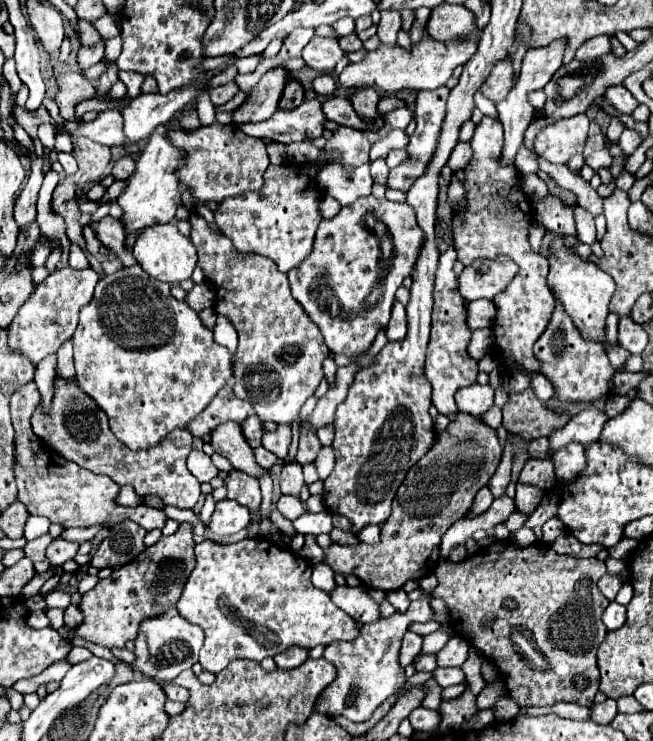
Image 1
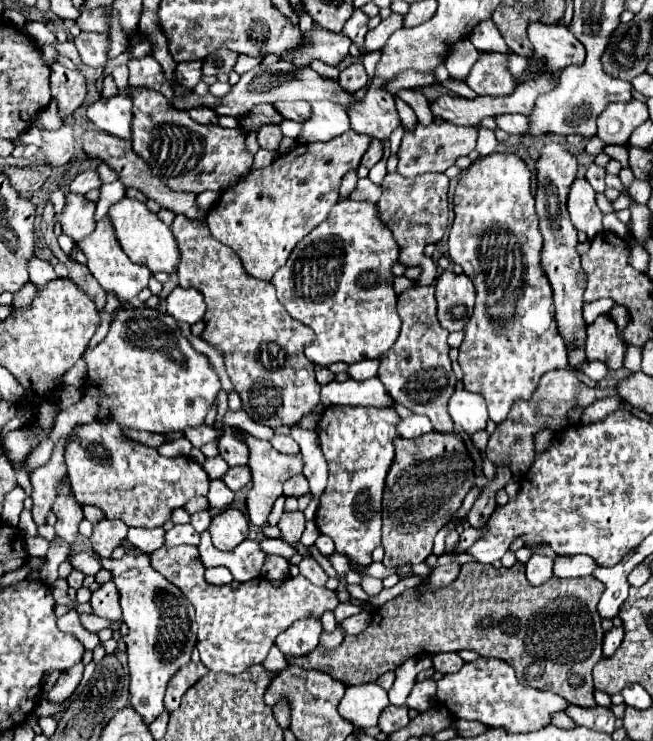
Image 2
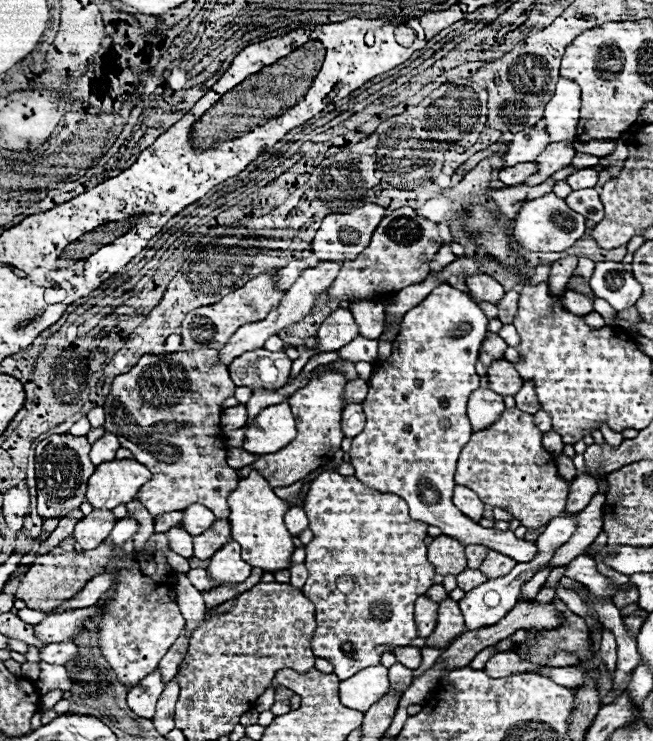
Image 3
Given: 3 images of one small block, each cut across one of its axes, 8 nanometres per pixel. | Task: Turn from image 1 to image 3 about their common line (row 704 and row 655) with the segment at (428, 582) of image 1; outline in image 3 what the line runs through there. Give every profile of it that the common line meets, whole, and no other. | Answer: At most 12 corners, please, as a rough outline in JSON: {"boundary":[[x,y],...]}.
{"boundary":[[322,472],[304,512],[314,656],[340,680],[410,646],[428,526]]}

